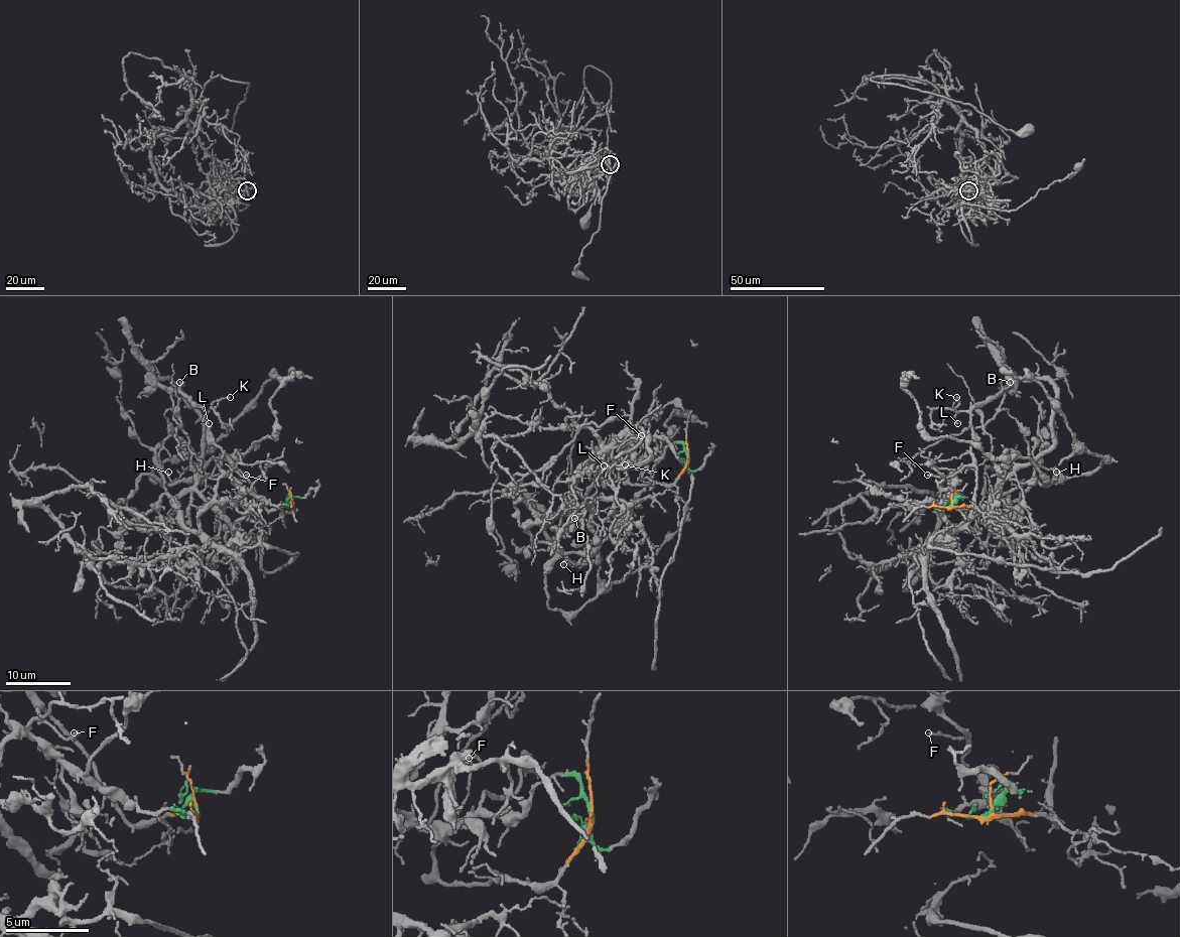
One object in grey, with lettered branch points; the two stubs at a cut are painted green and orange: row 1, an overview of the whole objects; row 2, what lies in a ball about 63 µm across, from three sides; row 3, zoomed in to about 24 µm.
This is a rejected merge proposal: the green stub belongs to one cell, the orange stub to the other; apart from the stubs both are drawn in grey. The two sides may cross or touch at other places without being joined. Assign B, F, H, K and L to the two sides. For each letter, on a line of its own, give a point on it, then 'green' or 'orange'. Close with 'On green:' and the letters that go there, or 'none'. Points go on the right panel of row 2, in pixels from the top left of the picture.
B: (1010, 382) | orange
F: (927, 475) | orange
H: (1056, 472) | orange
K: (956, 397) | orange
L: (957, 423) | orange
On green: none

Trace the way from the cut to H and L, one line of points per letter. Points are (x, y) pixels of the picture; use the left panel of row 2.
H: (293, 507), (268, 510), (204, 411), (150, 379), (168, 379), (203, 421), (203, 457), (174, 481), (168, 473)
L: (293, 507), (268, 510), (249, 479), (214, 441), (206, 411), (204, 416), (209, 424)

